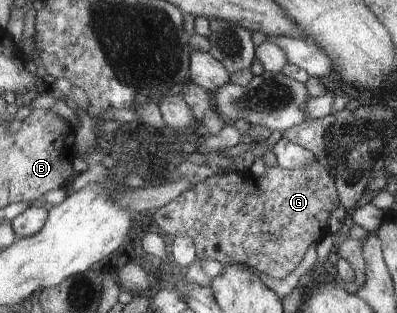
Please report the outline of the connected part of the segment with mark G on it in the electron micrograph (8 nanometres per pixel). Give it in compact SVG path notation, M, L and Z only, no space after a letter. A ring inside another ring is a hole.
M316 160L313 161L311 165L303 165L303 167L299 167L299 169L283 169L283 166L280 166L279 164L266 167L265 174L261 176L254 176L249 170L244 169L241 169L241 173L229 170L221 175L215 174L213 176L209 176L206 180L191 187L191 189L187 189L187 191L185 191L181 197L177 197L175 201L171 201L171 203L164 205L162 208L158 208L154 214L154 219L156 220L158 227L165 234L169 233L169 235L175 235L177 237L179 237L179 235L188 235L191 237L191 239L195 241L195 245L197 245L197 249L199 249L200 252L219 251L219 255L221 255L223 262L240 262L254 267L258 273L266 274L273 279L285 279L287 275L293 273L293 271L299 267L299 263L305 259L305 253L309 251L309 247L311 247L313 243L317 243L317 241L319 241L325 233L329 234L328 225L329 217L331 217L331 211L341 206L338 182L335 181L335 177L330 173L330 170L325 169L325 166L321 165L321 162Z

